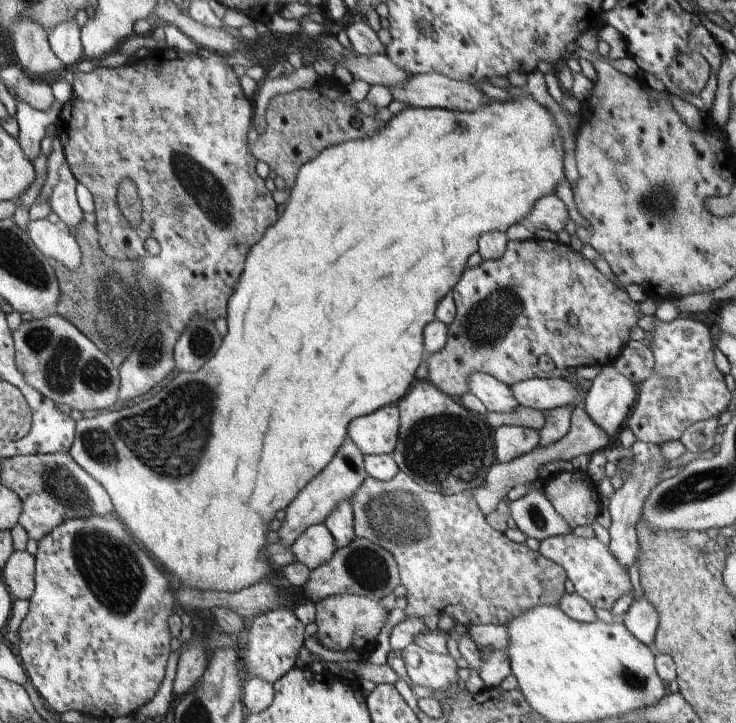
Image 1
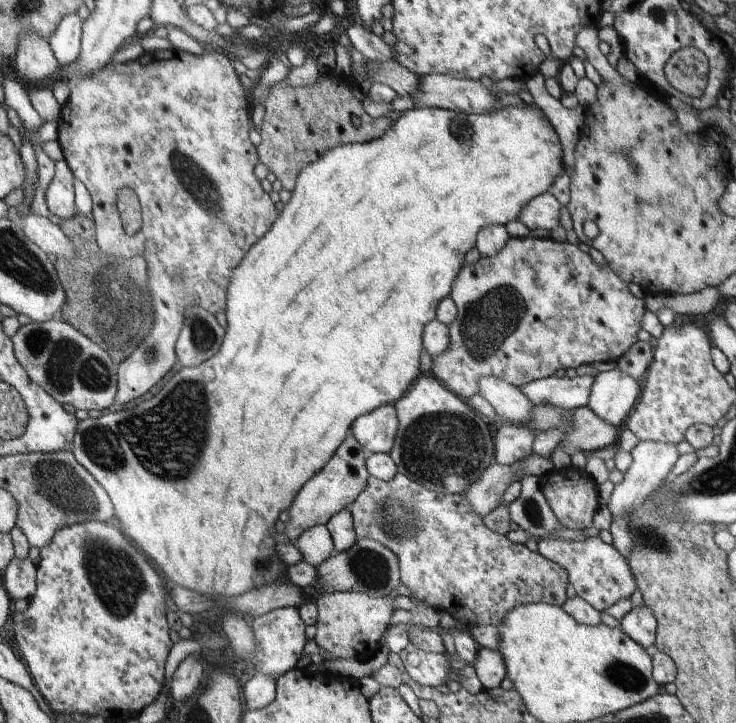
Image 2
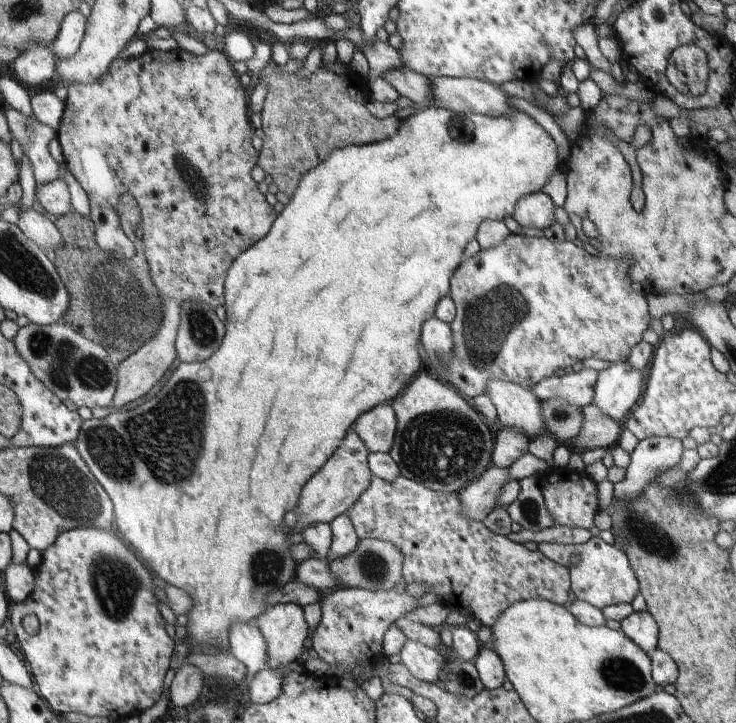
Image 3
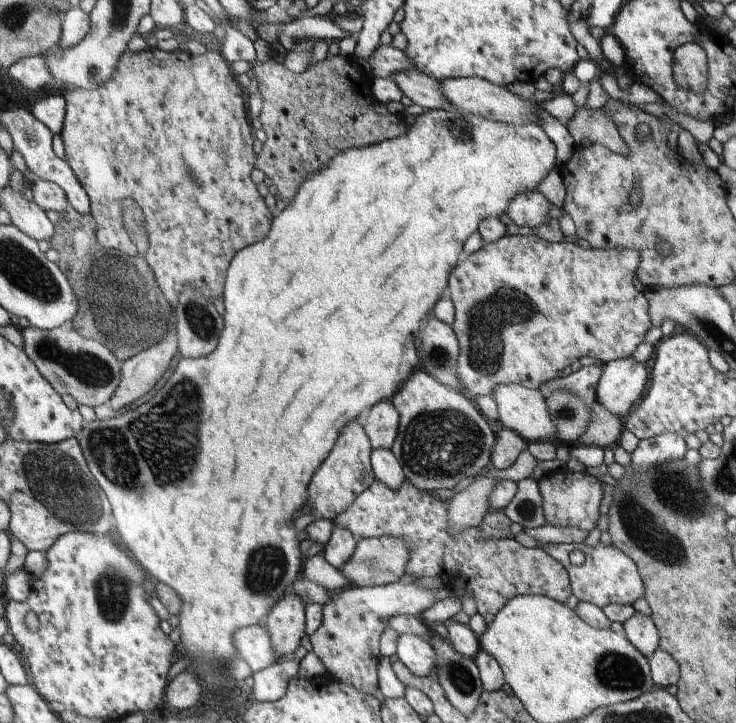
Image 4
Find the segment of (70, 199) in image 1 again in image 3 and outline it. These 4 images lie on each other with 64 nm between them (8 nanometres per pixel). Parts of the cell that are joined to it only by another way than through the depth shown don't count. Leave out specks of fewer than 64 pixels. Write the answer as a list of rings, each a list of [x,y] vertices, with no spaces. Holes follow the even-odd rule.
[[[53,180],[49,184],[37,184],[35,202],[43,208],[45,214],[53,214],[55,218],[59,218],[71,210],[69,192],[61,180]]]

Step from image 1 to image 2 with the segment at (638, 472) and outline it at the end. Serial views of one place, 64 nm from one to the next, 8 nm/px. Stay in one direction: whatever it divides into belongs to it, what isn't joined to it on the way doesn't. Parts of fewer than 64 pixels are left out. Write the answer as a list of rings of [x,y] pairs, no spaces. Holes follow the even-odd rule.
[[[643,440],[637,442],[637,446],[631,450],[631,464],[623,476],[623,480],[619,484],[615,484],[611,498],[609,498],[609,514],[613,516],[613,522],[609,526],[609,534],[613,538],[611,546],[627,560],[627,556],[631,554],[631,538],[627,532],[627,512],[631,508],[637,508],[639,502],[643,502],[647,498],[647,494],[651,494],[659,482],[663,482],[663,478],[669,478],[671,470],[675,468],[679,460],[679,450],[677,444],[673,442],[659,442],[659,440]]]

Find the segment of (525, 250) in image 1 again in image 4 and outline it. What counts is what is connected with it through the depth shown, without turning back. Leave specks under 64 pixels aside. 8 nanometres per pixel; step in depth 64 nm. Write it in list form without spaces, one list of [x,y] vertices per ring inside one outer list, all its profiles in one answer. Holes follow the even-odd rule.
[[[503,236],[493,244],[483,244],[475,254],[463,256],[449,274],[449,284],[447,284],[445,296],[455,306],[455,322],[451,324],[451,328],[457,334],[457,342],[459,342],[457,378],[461,380],[465,394],[471,396],[473,400],[479,396],[491,396],[495,386],[501,386],[501,384],[521,384],[525,388],[537,390],[539,386],[555,380],[563,368],[571,366],[571,362],[581,356],[599,358],[603,364],[613,362],[613,360],[631,358],[633,352],[637,350],[637,346],[645,342],[645,332],[653,326],[651,318],[649,318],[649,302],[647,302],[645,294],[637,292],[633,288],[633,278],[637,274],[639,264],[641,264],[641,254],[639,254],[639,250],[633,250],[633,248],[609,248],[609,250],[587,248],[587,250],[583,250],[581,246],[577,246],[577,242],[575,244],[573,242],[551,244],[537,236]]]

